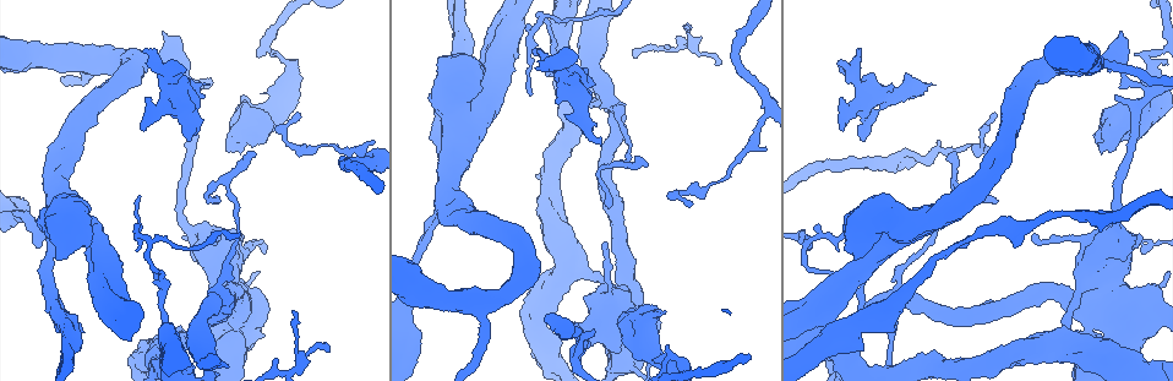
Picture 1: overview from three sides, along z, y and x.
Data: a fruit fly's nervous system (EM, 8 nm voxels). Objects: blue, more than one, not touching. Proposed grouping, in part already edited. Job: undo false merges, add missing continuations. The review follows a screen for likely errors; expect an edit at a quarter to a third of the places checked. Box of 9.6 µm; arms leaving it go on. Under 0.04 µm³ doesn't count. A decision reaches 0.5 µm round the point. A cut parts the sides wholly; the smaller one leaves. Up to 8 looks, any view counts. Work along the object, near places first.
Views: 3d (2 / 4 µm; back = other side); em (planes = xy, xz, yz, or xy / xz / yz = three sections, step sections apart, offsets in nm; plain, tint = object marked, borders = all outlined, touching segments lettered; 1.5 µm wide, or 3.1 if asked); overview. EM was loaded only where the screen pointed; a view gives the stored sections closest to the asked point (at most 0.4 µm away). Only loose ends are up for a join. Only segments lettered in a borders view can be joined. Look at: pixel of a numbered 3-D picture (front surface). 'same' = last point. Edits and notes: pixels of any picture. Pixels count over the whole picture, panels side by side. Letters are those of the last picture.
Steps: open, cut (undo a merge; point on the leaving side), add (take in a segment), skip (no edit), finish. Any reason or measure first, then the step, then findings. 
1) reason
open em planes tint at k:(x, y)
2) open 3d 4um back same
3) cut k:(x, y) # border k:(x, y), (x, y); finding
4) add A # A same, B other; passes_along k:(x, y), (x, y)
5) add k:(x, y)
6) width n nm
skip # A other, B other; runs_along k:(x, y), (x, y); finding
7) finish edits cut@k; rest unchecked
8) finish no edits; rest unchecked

sharp bend
open em xy step 8 borders at 1:(683, 361)

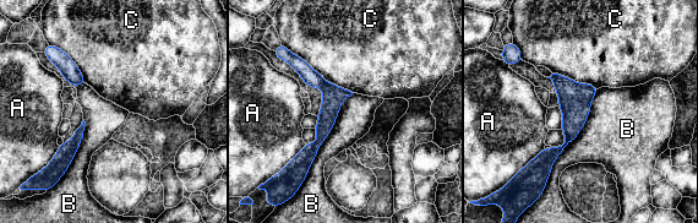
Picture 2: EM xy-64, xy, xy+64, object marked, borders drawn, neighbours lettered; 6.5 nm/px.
cut 2:(333, 96) # A other, B other, C other; border 2:(325, 81), (321, 87); a second cell is stuck on

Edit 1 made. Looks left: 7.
open em xy step 8 borders at 1:(687, 206)

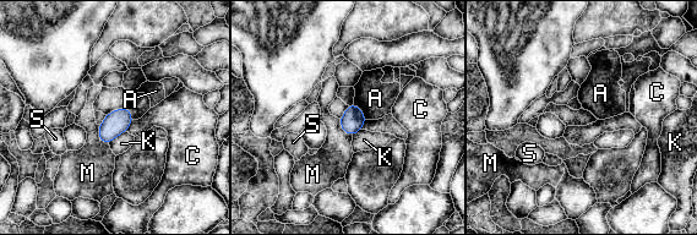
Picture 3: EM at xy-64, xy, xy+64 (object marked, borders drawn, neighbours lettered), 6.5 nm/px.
cut it another way
open em planes borders same

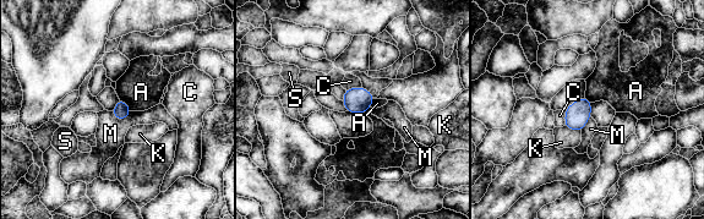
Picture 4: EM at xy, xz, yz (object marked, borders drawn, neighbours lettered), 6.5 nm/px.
longest_contact M 140 nm
skip # A other, C other, K other, M other, S other; border 4:(110, 111), (118, 119), (131, 113); none of them fits

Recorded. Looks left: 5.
four or more arms meet
open 3d 4um at 1:(573, 82)

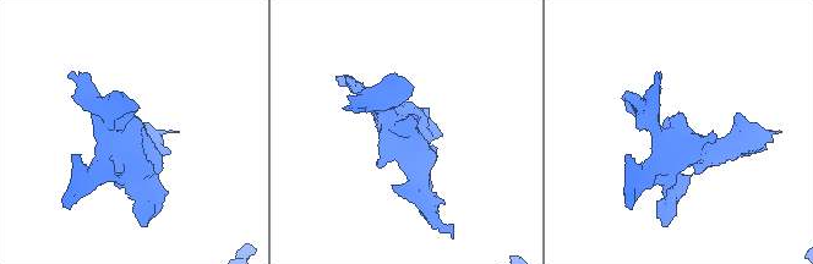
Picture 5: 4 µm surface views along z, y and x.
arms 4
open em planes tint at 5:(402, 132)

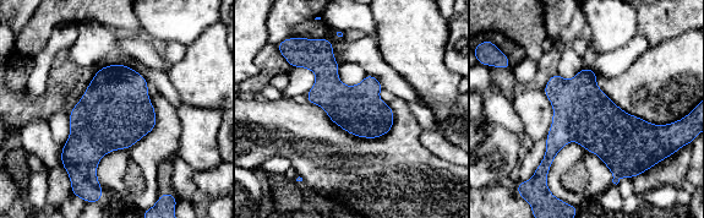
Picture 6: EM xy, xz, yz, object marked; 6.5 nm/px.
open em planes borders same

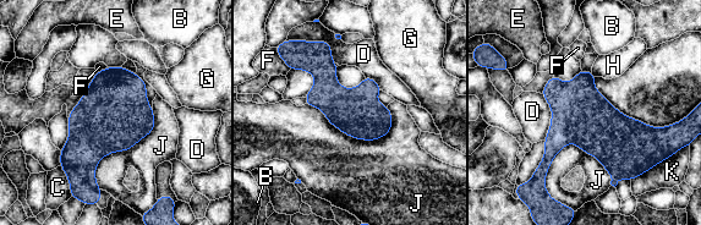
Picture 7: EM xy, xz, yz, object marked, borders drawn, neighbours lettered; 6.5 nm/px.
width 320 nm
skip # B other, C other, D other, E other, F other, G other, H other, J other, K other; border 7:(306, 103), (356, 138), (392, 129); all the same cell

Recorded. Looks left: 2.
finish edits cut@2; rest unchecked

